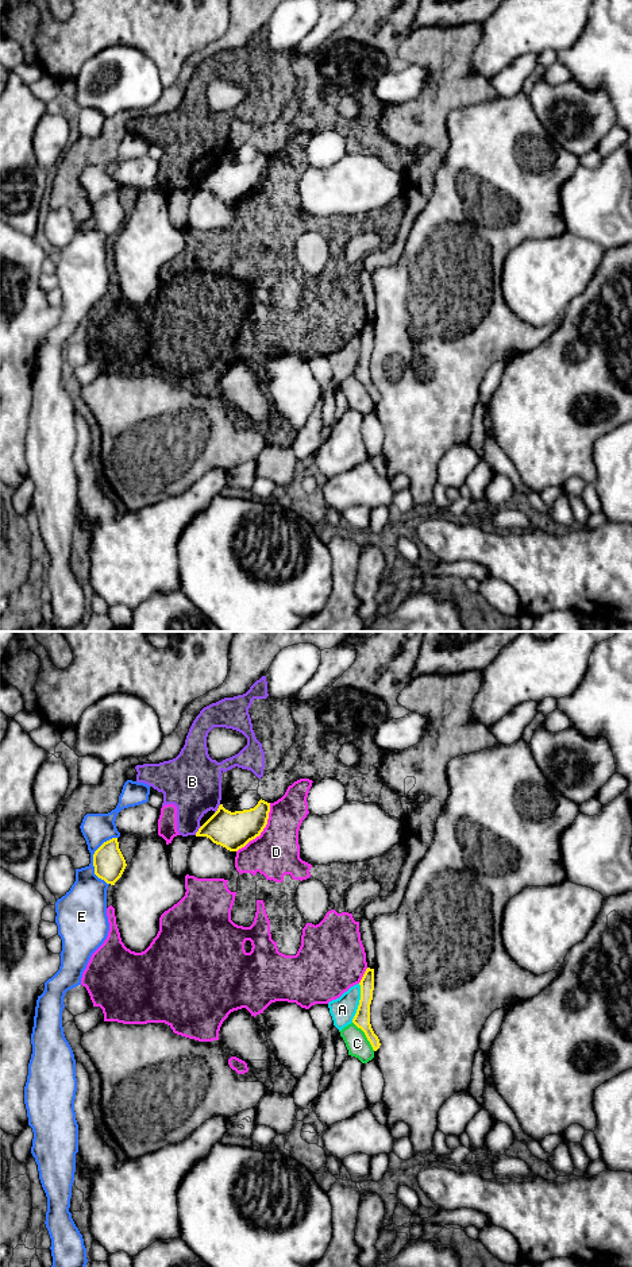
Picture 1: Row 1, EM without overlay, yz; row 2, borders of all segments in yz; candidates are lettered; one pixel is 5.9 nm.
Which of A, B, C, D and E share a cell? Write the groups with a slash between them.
A / B D / C / E

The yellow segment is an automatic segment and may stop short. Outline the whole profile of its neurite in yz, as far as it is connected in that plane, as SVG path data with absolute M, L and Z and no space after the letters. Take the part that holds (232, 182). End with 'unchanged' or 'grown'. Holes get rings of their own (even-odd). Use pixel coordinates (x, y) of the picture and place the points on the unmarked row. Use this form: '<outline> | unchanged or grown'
M259 152L254 161L231 165L219 158L217 163L199 181L196 189L207 189L213 196L226 200L230 204L238 204L244 200L250 193L261 188L267 177L270 165L270 155Z | unchanged

